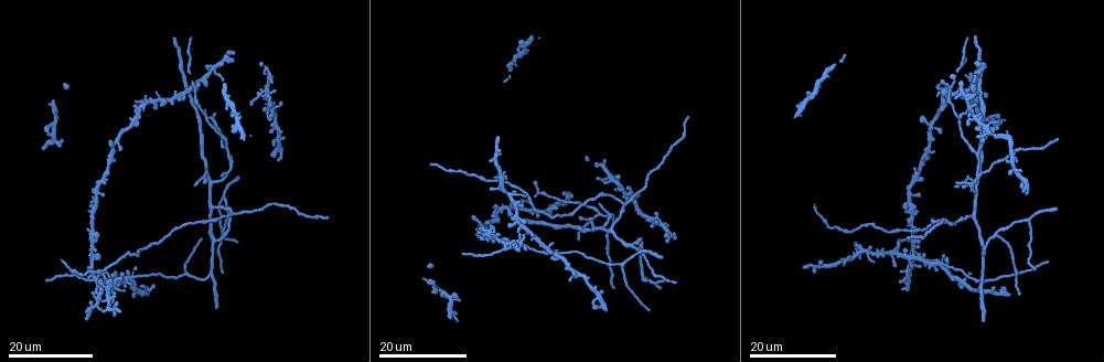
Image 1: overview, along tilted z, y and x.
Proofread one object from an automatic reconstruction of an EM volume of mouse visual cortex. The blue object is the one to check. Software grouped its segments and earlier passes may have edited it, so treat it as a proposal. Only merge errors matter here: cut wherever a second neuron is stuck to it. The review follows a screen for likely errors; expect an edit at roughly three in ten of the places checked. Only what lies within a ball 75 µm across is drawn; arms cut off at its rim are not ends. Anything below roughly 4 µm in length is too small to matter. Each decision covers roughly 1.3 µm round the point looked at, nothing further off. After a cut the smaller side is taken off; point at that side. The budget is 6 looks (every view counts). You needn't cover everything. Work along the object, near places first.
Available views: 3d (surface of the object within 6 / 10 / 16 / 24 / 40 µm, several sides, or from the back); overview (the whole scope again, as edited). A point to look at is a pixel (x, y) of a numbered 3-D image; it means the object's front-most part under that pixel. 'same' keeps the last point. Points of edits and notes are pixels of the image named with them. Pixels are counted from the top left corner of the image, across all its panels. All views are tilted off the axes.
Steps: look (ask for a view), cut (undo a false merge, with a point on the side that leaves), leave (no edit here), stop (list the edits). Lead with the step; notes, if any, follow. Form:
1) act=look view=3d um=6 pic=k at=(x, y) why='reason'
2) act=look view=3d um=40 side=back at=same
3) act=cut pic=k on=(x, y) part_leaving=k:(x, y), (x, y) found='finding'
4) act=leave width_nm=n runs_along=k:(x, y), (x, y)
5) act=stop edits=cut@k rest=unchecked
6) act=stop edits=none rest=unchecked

act=look view=3d um=24 pic=1 at=(225, 142) why='three arms meet'

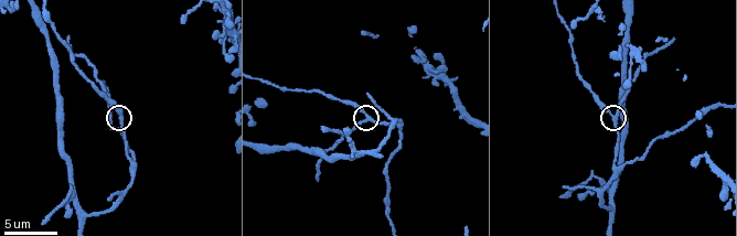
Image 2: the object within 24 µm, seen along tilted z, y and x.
act=look view=3d um=10 pic=2 at=(119, 117)

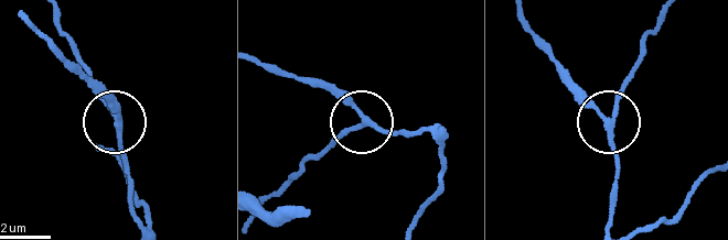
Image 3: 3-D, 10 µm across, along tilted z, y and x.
act=leave runs_along=3:(609, 221), (617, 170), (611, 118), (641, 63) found='all the same neuron'

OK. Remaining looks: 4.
act=look view=3d um=10 pic=2 at=(615, 168) why='arms part here'

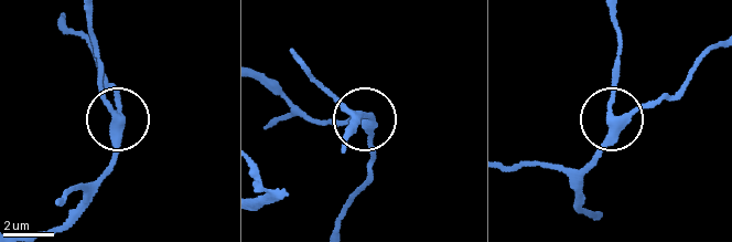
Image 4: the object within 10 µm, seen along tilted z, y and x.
act=look view=3d um=6 pic=4 at=(614, 119) why='closer look'

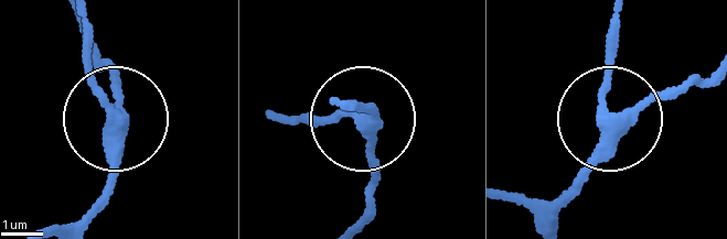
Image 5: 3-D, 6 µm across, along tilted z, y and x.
act=leave runs_along=5:(552, 218), (608, 119), (715, 82) found='continuous, no second neuron'

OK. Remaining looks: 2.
act=look view=3d um=24 pic=1 at=(949, 88) why='branch point'

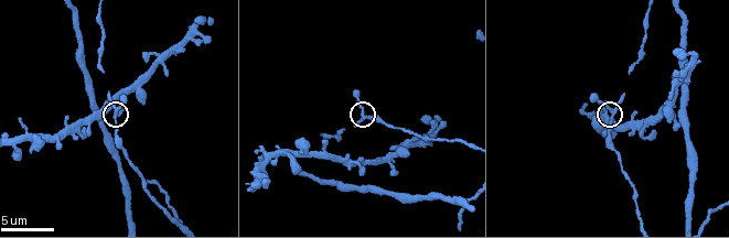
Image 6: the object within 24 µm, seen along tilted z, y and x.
act=look view=3d um=6 pic=6 at=(363, 118)

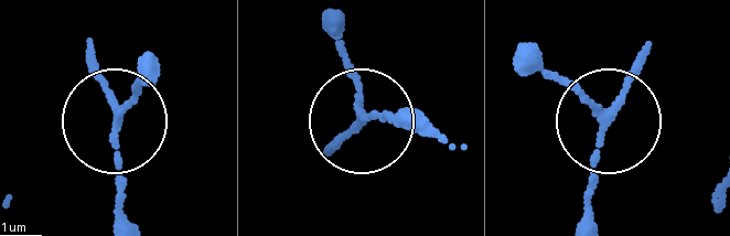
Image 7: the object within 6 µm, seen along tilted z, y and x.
act=leave width_nm=150 runs_along=7:(136, 223), (118, 193), (113, 121), (133, 102), (149, 52) found='one neuron here'

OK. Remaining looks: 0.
act=stop edits=none rest=unchecked

